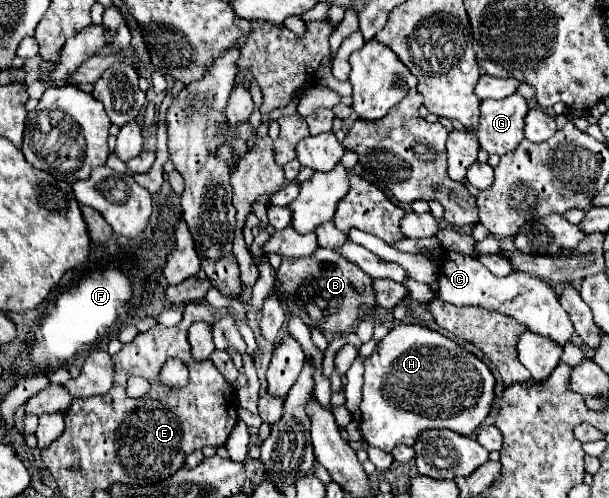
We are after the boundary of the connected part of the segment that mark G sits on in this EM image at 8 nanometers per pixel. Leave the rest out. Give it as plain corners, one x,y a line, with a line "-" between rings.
513,94
503,100
483,100
477,130
481,148
497,156
513,152
523,140
525,114
527,102
521,94

